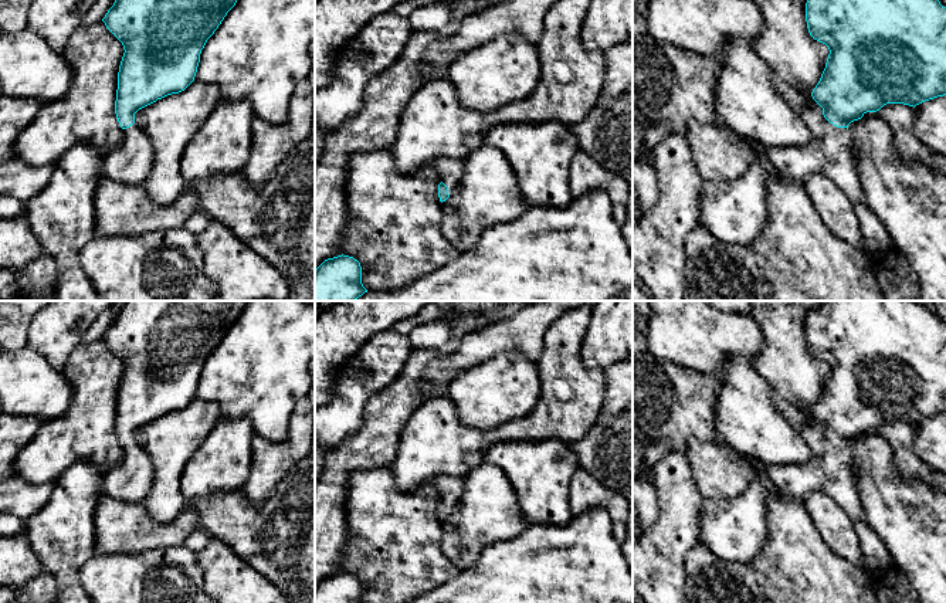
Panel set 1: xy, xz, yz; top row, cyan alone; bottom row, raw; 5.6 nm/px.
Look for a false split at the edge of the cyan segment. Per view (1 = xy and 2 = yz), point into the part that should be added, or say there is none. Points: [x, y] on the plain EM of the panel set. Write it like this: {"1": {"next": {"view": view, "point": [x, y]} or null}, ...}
{"1": {"next": {"view": "xy", "point": [131, 478]}}, "2": {"next": {"view": "yz", "point": [830, 468]}}}

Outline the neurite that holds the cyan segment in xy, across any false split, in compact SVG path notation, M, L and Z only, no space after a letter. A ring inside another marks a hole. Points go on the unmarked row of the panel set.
M123 301L121 312L102 339L122 360L123 375L118 390L115 431L123 447L123 458L104 477L104 494L118 501L143 501L153 481L153 464L146 451L135 441L135 431L172 411L184 409L193 399L200 372L207 358L218 346L227 331L235 323L250 301Z

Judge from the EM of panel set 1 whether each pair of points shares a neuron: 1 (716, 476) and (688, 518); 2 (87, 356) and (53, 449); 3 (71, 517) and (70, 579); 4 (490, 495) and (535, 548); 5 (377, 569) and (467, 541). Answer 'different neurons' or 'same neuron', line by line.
1: different neurons
2: same neuron
3: same neuron
4: different neurons
5: different neurons

